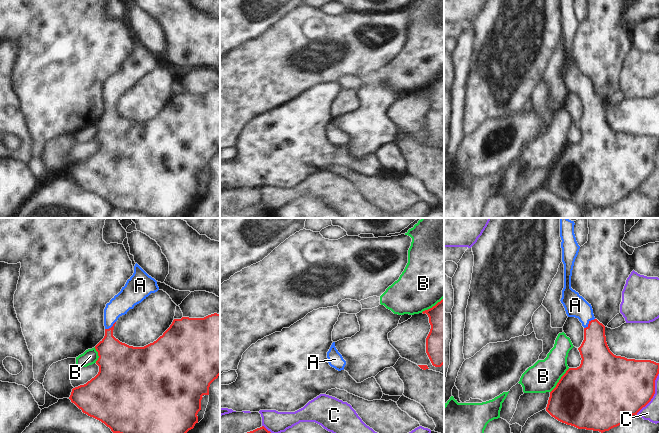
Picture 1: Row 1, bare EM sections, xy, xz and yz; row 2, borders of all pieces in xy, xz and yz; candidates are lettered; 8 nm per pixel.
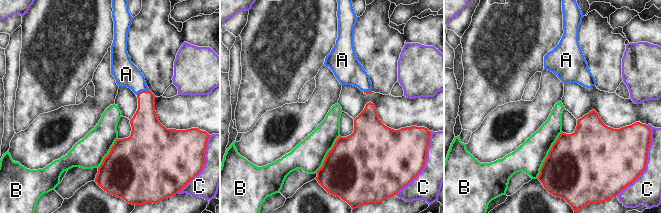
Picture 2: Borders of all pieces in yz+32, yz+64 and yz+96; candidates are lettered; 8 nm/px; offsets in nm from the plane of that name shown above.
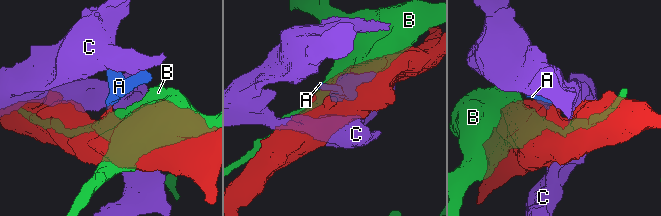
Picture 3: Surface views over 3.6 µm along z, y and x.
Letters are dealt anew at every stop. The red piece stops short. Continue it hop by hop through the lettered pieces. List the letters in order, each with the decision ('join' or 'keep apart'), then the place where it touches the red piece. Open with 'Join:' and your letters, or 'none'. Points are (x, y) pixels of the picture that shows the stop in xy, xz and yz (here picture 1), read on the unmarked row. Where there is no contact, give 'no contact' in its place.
Join: A
A: join; contact yz (589, 99)
B: keep apart; contact yz (559, 156)
C: keep apart; contact yz (654, 169)

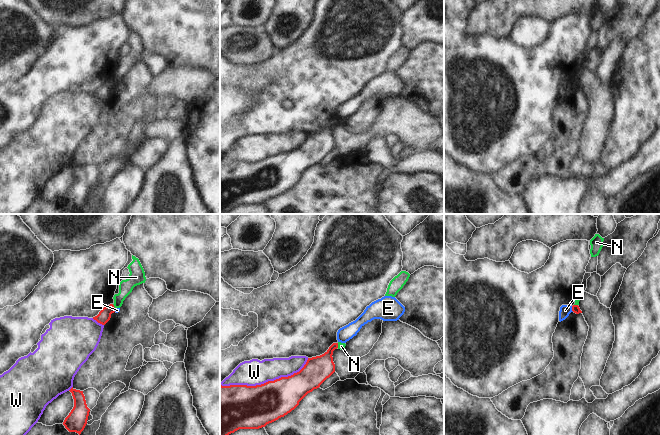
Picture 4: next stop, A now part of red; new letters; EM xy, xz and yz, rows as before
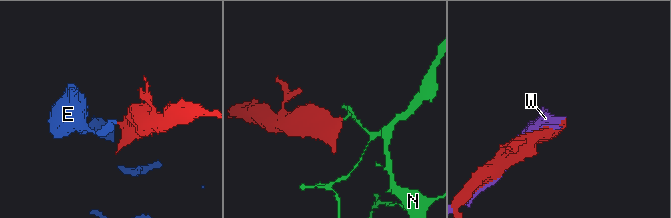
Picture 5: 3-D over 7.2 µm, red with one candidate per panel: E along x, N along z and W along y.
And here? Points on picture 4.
Join: none
E: keep apart; contact yz (572, 85)
N: keep apart; contact xy (113, 82)
W: keep apart; contact xz (266, 158)

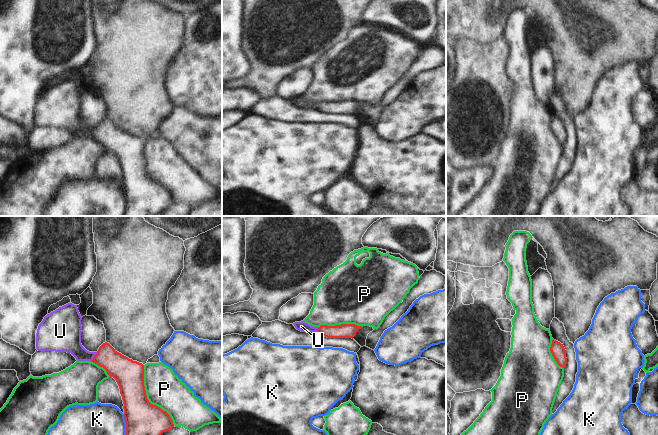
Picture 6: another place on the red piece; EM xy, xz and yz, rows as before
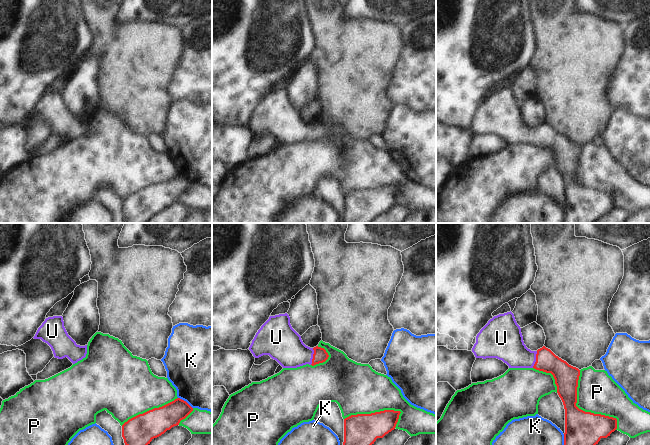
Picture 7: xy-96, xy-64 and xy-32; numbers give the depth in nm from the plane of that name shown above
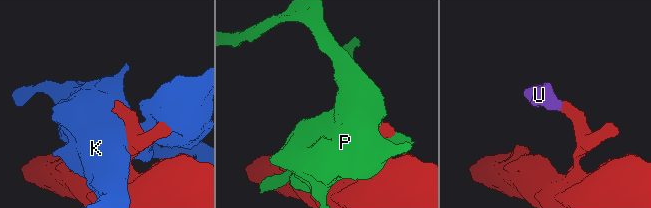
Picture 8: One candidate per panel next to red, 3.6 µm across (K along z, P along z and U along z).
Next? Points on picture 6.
Join: U
K: keep apart; contact xy (126, 203)
P: keep apart; contact xy (146, 174)
U: join; contact xy (94, 133)

